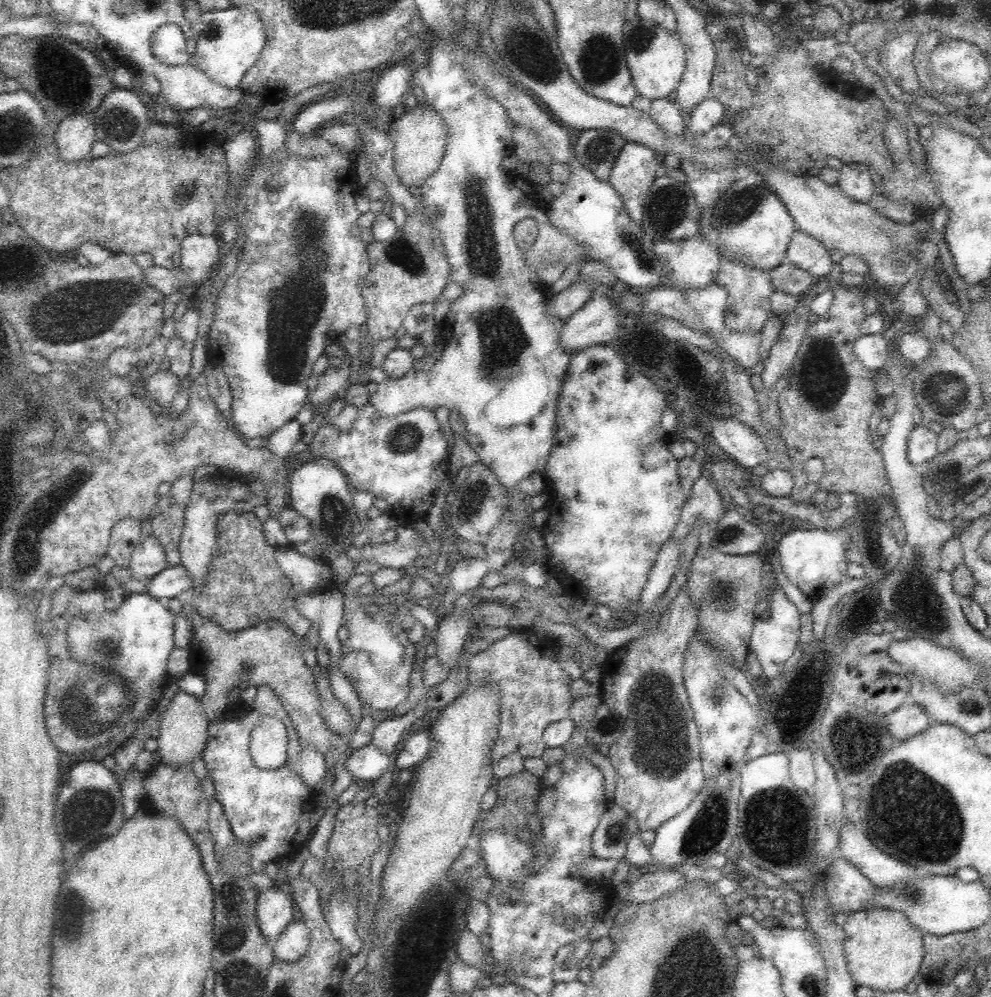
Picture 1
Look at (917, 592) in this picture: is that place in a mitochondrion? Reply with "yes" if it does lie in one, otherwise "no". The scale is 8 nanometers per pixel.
yes

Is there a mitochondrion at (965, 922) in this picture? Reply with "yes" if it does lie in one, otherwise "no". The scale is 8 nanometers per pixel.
no

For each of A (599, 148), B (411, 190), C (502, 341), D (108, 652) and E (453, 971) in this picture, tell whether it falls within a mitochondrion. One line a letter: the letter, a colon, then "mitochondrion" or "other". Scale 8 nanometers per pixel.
A: mitochondrion
B: other
C: mitochondrion
D: mitochondrion
E: other

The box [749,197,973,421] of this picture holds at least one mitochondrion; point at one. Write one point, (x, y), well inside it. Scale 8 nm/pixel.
(820, 375)

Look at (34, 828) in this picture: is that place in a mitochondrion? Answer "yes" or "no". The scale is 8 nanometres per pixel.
no

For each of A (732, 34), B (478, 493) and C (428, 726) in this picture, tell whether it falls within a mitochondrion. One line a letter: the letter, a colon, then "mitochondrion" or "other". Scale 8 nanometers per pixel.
A: other
B: mitochondrion
C: other

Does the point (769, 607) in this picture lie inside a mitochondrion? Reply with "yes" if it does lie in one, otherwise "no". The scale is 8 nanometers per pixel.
no

